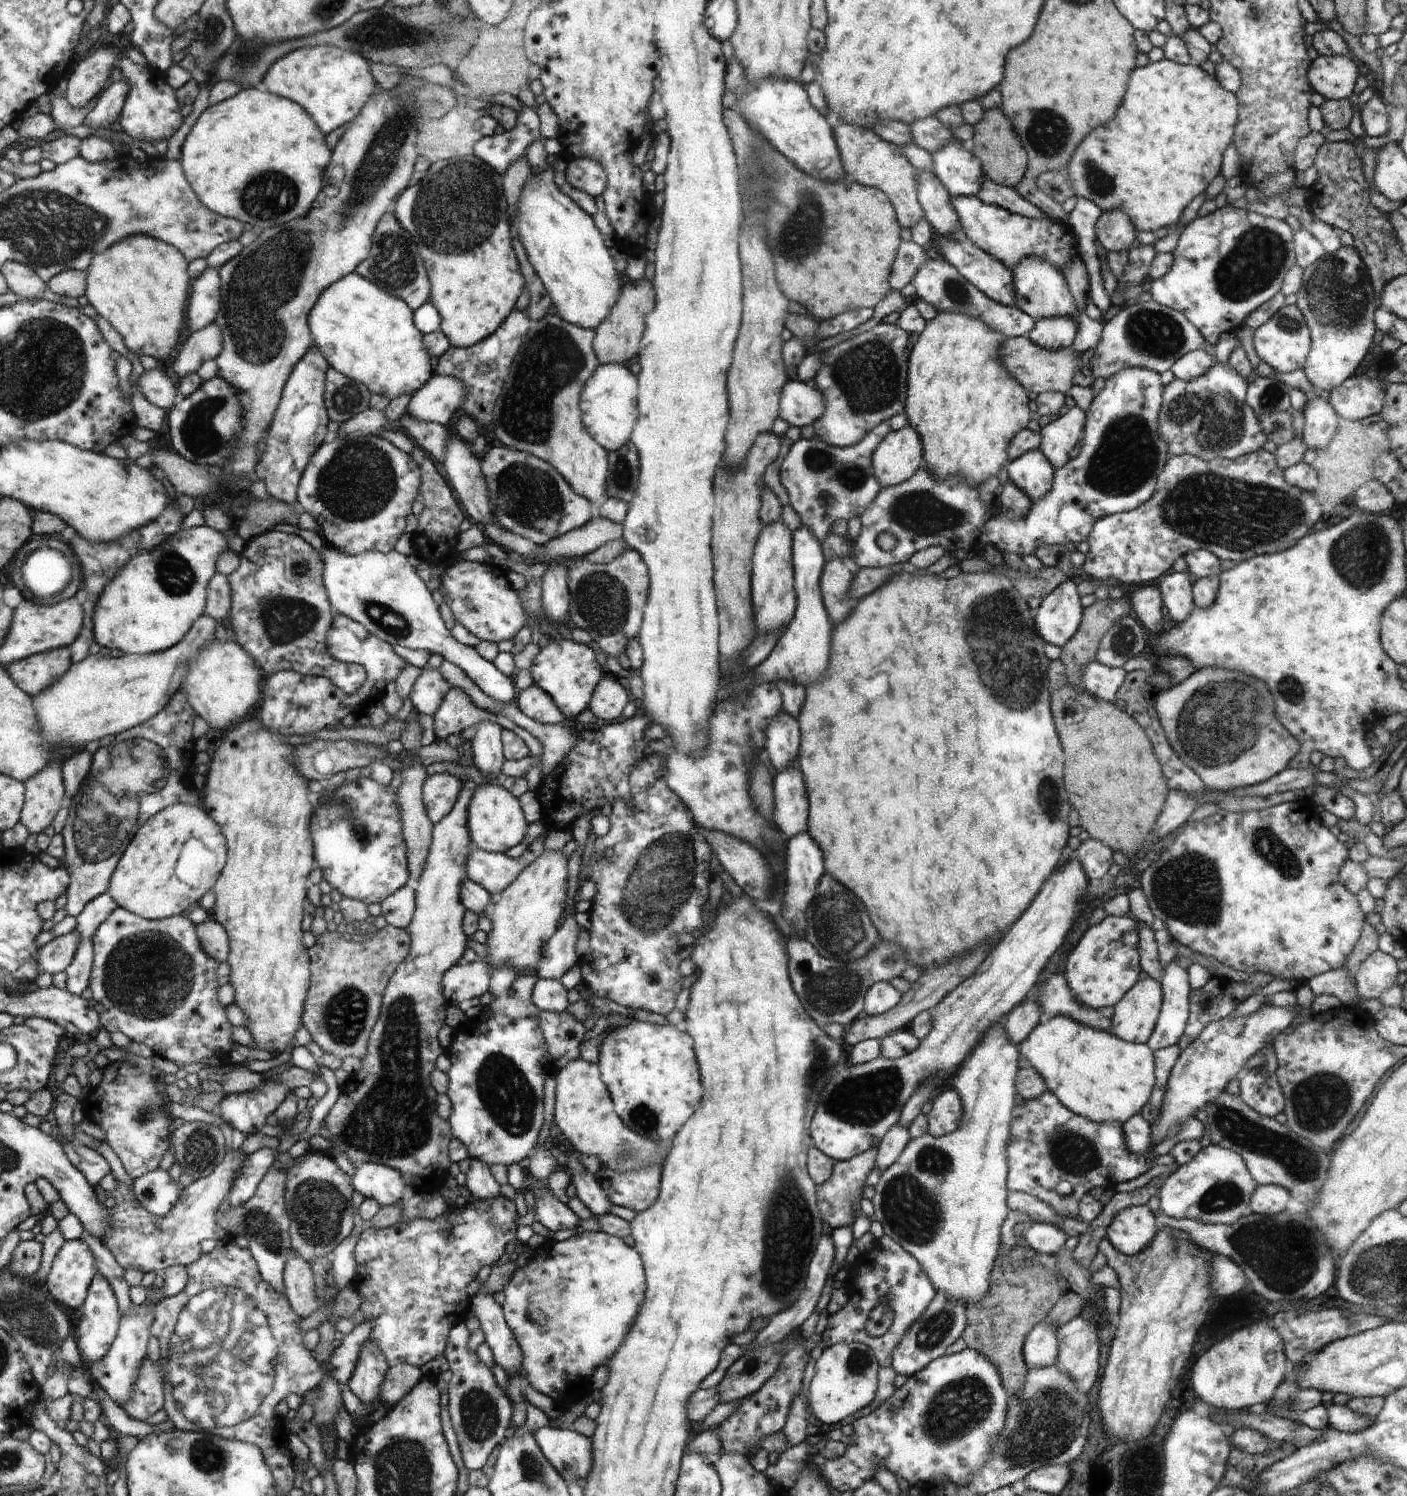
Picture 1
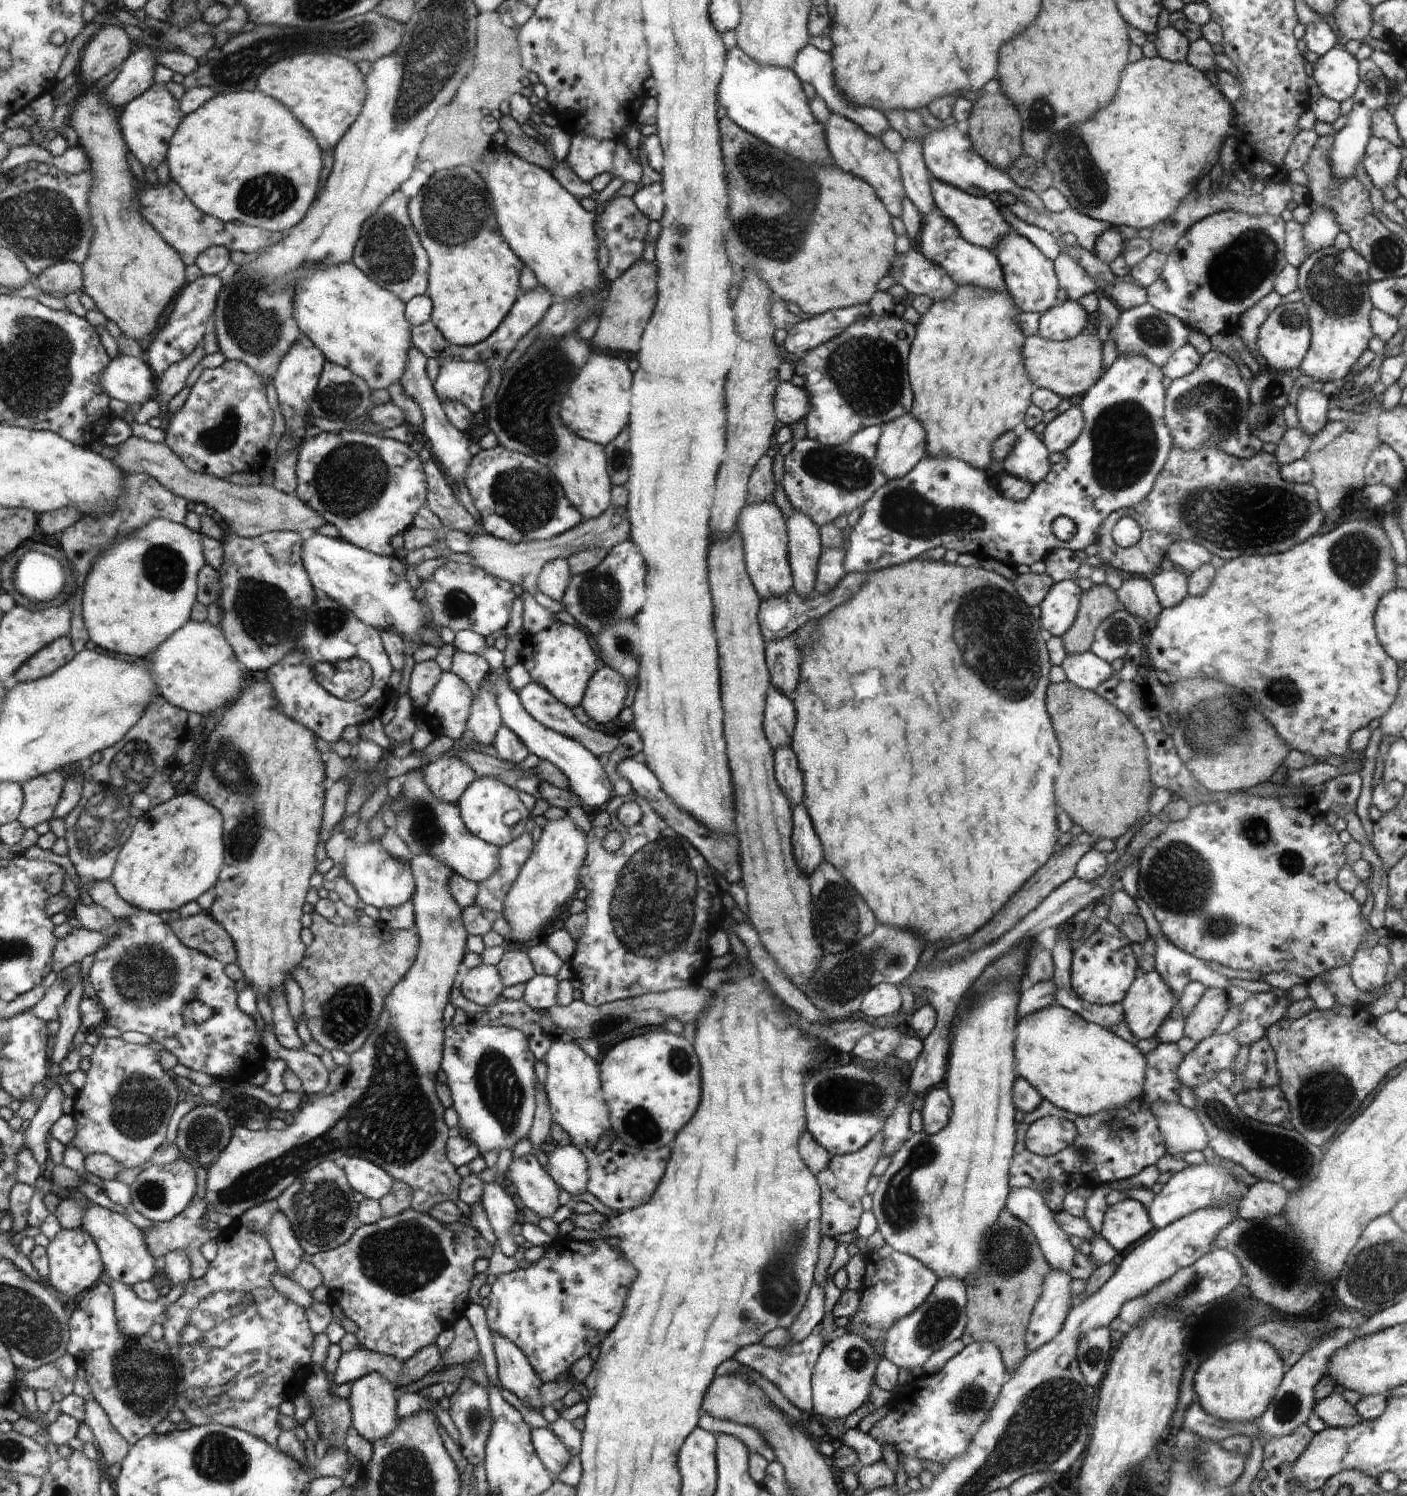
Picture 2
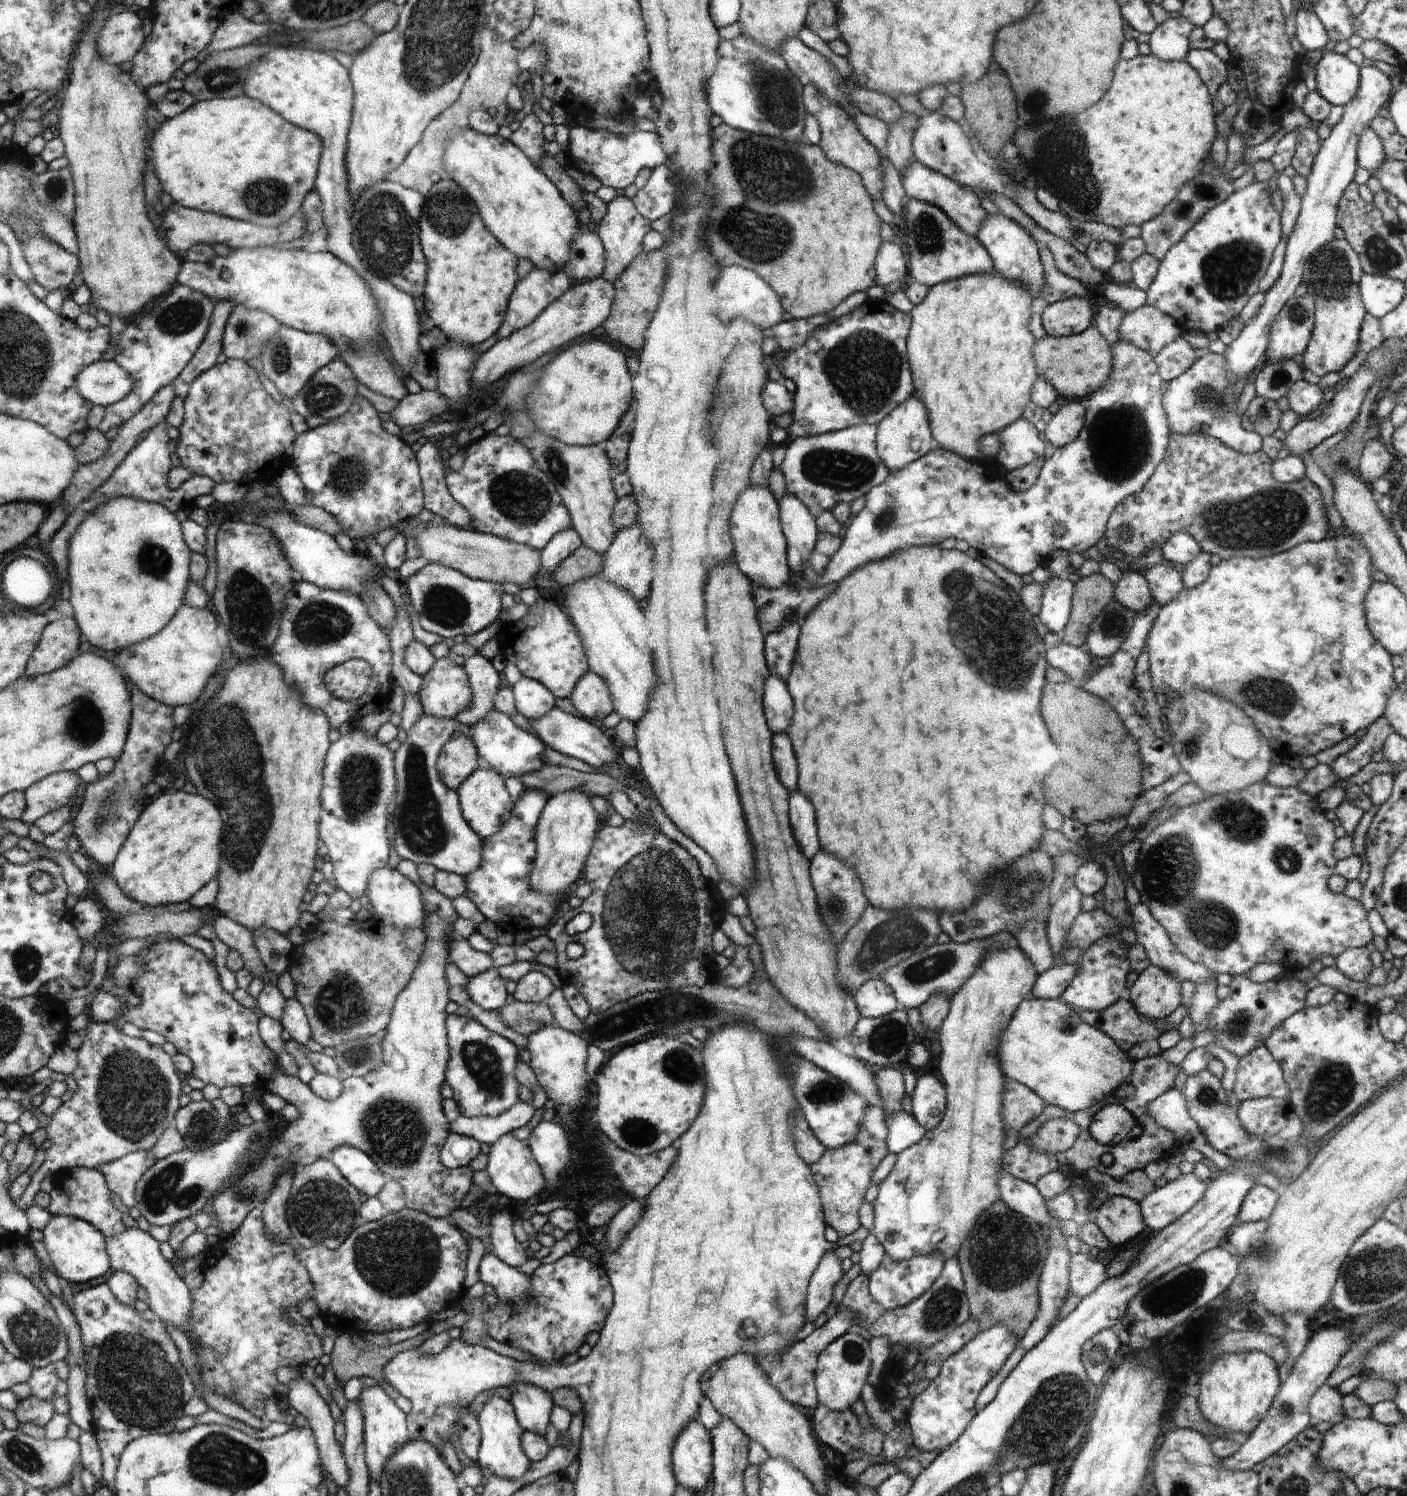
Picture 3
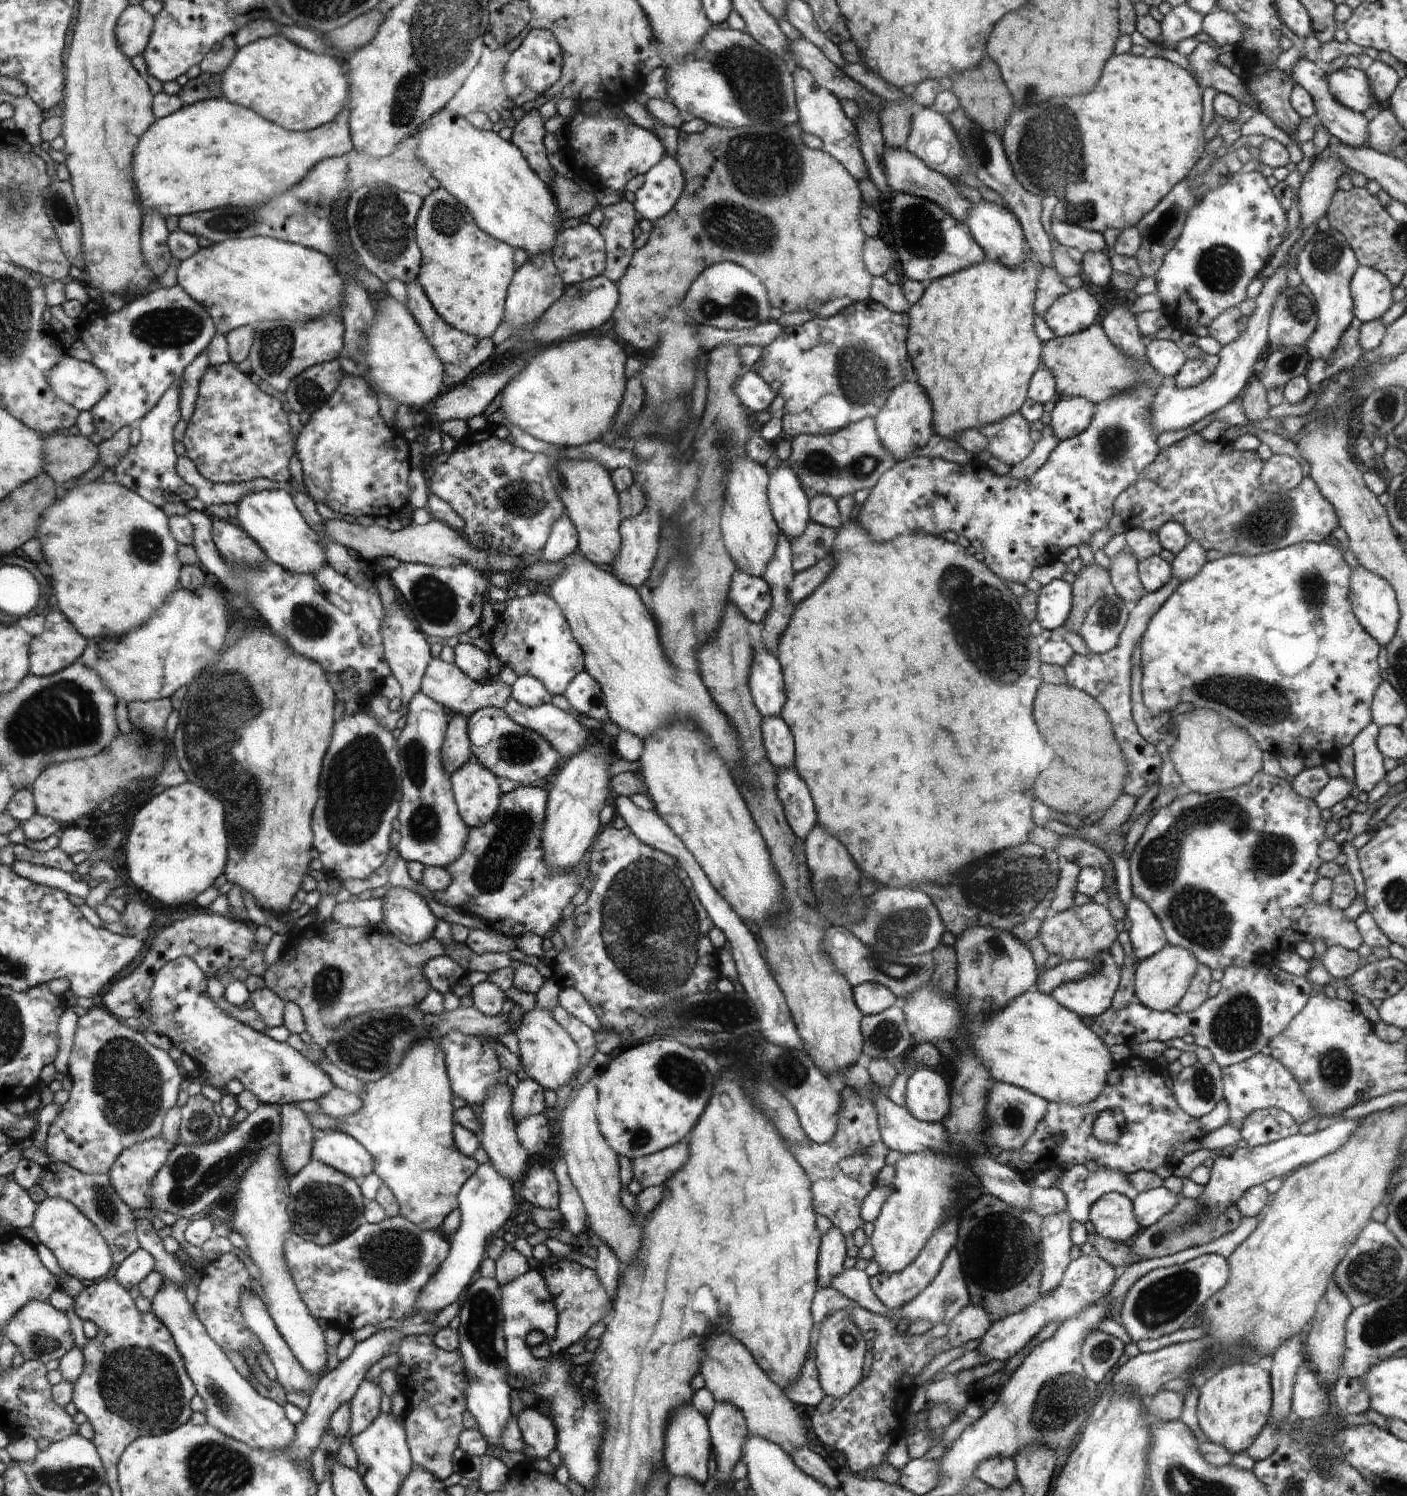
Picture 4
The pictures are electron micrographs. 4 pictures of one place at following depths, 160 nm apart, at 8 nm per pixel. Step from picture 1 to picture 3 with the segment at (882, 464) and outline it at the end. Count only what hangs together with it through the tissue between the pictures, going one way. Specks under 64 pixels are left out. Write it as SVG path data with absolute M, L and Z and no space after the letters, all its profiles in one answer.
M916 395L910 396L889 416L877 424L877 452L882 452L882 460L890 471L900 471L910 463L924 456L936 447L932 426L929 424L928 409Z

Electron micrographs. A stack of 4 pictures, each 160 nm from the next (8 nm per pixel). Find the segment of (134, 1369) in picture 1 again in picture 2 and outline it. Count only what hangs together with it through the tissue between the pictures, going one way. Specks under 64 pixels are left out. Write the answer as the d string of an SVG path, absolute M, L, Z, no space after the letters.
M117 1281L112 1284L118 1308L118 1318L122 1324L122 1332L130 1338L142 1338L150 1332L152 1324L161 1321L164 1308L172 1306L184 1290L186 1284L173 1286L172 1292L166 1298L160 1298L156 1303L144 1301L134 1289L134 1285Z

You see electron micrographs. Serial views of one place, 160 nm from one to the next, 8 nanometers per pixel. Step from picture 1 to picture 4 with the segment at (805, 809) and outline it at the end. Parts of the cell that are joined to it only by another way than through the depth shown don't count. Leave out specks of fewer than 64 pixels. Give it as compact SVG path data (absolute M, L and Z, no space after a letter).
M781 716L766 717L762 724L763 744L770 762L778 769L796 767L796 741L793 731Z

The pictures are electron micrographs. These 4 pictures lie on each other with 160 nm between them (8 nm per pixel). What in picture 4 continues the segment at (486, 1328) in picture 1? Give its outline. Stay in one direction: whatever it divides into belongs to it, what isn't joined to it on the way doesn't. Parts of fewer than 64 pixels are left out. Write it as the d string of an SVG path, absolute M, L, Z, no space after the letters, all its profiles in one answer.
M537 1405L524 1408L515 1419L521 1428L521 1436L526 1440L526 1454L536 1460L547 1459L557 1443L552 1419L538 1412Z

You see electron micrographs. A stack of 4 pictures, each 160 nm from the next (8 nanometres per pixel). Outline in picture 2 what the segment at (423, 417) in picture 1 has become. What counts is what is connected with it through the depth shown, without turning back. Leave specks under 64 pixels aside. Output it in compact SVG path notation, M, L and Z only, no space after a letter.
M441 355L436 356L434 360L438 360L438 368L440 368L438 378L433 384L438 399L442 400L456 400L462 402L470 413L476 414L480 412L482 400L484 397L484 388L490 380L490 368L486 362L463 362L462 360L446 360Z

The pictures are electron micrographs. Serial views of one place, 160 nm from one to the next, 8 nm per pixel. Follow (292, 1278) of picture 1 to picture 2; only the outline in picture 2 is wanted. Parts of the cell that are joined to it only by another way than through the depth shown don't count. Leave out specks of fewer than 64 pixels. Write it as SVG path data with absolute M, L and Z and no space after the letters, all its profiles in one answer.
M274 1211L270 1224L266 1226L265 1238L282 1277L292 1276L294 1268L302 1261L302 1254L305 1251L294 1237L290 1222L284 1212Z

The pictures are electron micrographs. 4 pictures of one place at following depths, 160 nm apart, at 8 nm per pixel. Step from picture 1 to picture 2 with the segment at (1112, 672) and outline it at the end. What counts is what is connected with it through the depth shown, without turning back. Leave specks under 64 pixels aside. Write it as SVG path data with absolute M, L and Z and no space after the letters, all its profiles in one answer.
M1091 651L1081 654L1066 654L1060 665L1071 684L1079 688L1094 691L1100 682L1112 676L1113 669L1108 662L1101 660Z

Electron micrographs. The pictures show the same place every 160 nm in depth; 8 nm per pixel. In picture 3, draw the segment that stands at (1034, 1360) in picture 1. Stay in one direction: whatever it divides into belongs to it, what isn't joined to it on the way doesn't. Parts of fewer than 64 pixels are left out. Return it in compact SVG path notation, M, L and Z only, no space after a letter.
M1052 1217L1049 1220L1047 1239L1050 1241L1049 1255L1046 1257L1046 1266L1044 1274L1041 1276L1041 1310L1038 1311L1038 1316L1033 1320L1032 1326L1025 1332L1025 1336L1017 1342L1012 1354L1006 1358L1004 1364L1000 1367L998 1374L988 1381L988 1384L980 1391L976 1399L976 1410L982 1410L987 1404L990 1404L996 1396L999 1384L1006 1378L1010 1371L1022 1360L1023 1354L1032 1350L1049 1334L1051 1323L1056 1318L1060 1307L1065 1303L1068 1295L1070 1294L1069 1284L1069 1267L1072 1266L1072 1255L1066 1246L1066 1236L1059 1227L1060 1220Z

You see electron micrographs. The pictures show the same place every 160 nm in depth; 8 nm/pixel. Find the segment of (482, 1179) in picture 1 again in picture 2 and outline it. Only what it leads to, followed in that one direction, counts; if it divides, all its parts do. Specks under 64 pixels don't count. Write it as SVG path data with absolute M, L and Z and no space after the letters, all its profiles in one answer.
M484 1183L482 1202L485 1214L498 1241L501 1252L512 1257L518 1250L511 1228L517 1223L517 1212L512 1198L506 1194L504 1186Z

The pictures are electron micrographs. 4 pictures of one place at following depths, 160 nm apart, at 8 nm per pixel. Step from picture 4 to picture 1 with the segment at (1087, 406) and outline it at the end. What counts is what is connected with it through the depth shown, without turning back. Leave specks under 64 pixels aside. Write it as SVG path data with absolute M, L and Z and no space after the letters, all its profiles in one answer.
M1077 405L1039 431L1039 449L1048 457L1054 468L1062 468L1070 460L1070 451L1085 429L1086 413Z

